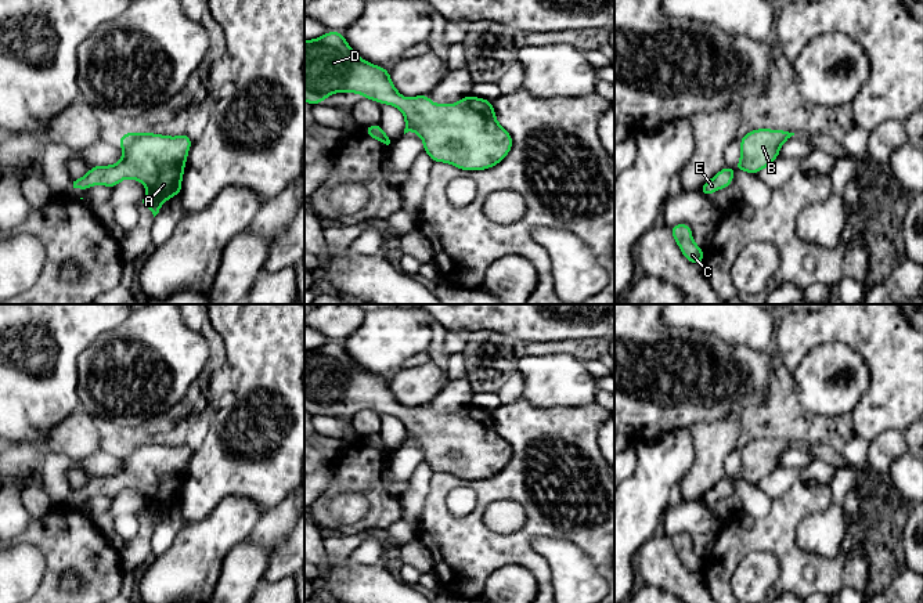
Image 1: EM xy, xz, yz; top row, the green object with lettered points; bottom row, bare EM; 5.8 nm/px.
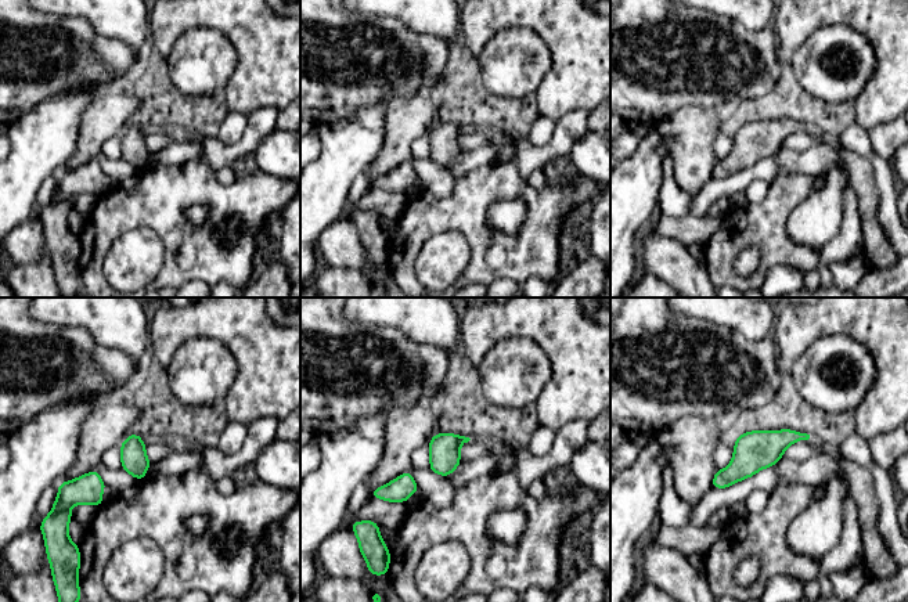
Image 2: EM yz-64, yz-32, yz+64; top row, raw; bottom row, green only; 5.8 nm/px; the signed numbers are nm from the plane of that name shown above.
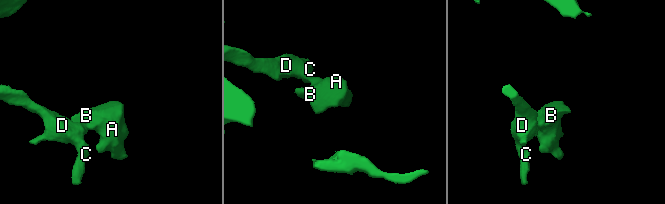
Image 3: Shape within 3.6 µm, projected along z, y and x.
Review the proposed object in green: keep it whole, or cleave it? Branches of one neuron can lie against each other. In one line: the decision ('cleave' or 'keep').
keep

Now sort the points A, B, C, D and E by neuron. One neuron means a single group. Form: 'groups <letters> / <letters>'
groups A B C D E

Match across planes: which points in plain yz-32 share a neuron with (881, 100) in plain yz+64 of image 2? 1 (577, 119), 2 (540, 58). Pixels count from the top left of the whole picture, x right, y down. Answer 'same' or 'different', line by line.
1: different
2: different

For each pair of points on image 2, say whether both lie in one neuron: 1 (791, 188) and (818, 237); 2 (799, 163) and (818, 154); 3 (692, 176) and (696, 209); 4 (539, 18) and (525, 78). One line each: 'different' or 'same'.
1: different
2: same
3: different
4: different

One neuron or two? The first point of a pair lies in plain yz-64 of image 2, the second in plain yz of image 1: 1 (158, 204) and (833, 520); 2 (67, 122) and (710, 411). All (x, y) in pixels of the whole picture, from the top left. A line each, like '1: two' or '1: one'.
1: two
2: two

